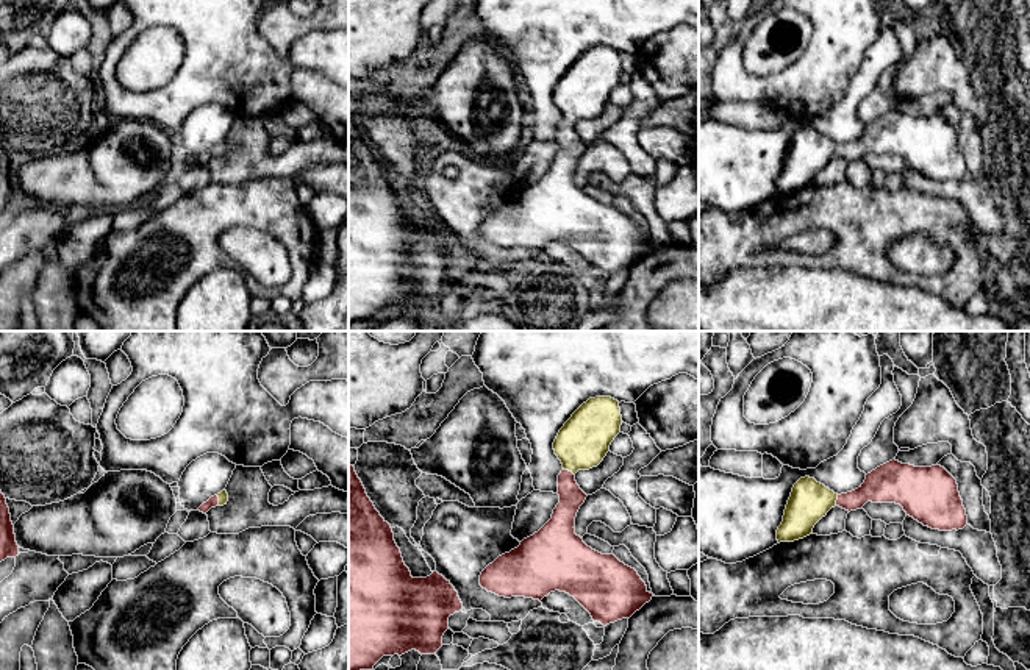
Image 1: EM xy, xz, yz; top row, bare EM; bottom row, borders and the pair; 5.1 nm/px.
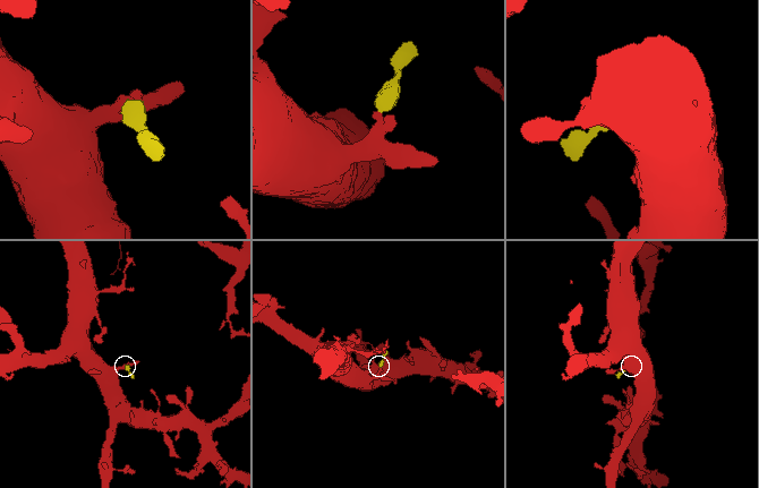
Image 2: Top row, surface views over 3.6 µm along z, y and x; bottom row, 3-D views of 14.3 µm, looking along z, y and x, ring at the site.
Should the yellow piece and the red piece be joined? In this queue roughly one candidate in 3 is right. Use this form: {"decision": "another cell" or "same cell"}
{"decision": "same cell"}

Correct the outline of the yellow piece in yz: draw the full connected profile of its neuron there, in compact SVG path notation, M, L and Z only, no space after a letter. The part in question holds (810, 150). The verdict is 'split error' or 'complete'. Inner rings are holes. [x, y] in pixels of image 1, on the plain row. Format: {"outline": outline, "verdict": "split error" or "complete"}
{"outline": "M892 109L867 123L858 139L841 145L814 128L800 128L792 137L777 191L803 189L832 158L850 162L867 151L900 155L907 166L932 180L958 181L967 175L957 130L944 117L914 117Z", "verdict": "split error"}

